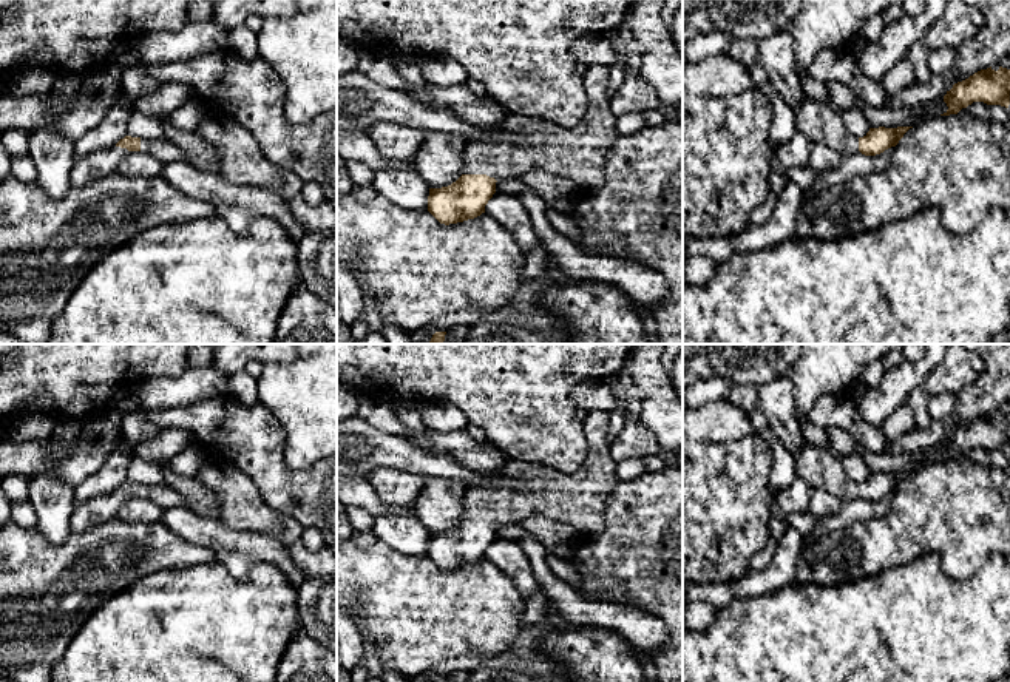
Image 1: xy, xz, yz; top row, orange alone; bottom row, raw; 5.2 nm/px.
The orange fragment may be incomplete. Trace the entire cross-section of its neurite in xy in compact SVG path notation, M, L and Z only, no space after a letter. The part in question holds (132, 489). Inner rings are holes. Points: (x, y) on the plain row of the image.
M125 481L114 492L76 506L69 520L69 532L83 534L105 525L117 517L119 509L131 498L145 498L161 508L184 506L182 495L170 484L147 486Z

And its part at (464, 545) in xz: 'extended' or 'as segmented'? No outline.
extended

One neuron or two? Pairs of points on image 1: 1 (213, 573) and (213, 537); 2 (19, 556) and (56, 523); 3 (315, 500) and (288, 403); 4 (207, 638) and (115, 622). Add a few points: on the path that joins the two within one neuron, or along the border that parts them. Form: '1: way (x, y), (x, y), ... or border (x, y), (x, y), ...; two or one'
1: border (216, 560), (237, 577), (241, 577), (252, 567); two
2: border (36, 528), (53, 543), (61, 543), (70, 534); two
3: border (284, 438), (291, 468), (320, 459); two
4: way (184, 638), (138, 638); one

